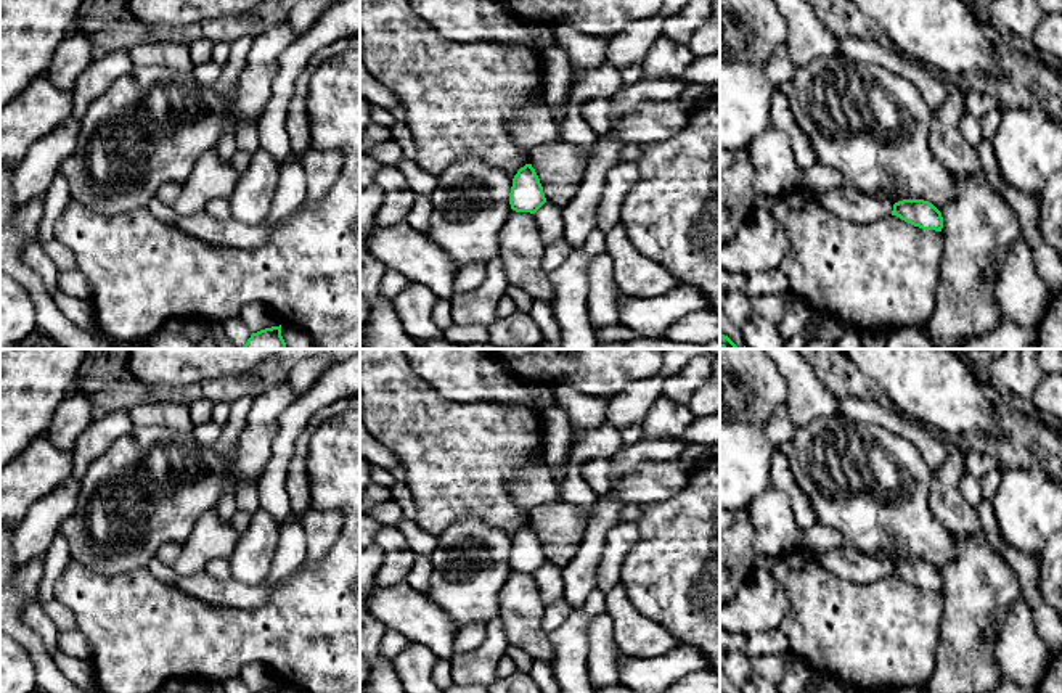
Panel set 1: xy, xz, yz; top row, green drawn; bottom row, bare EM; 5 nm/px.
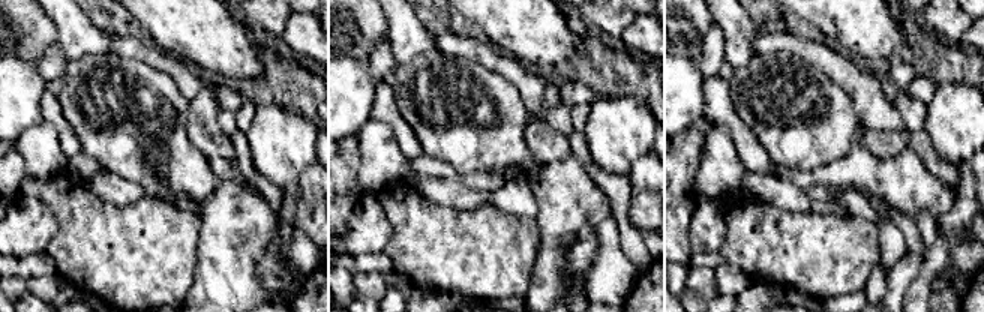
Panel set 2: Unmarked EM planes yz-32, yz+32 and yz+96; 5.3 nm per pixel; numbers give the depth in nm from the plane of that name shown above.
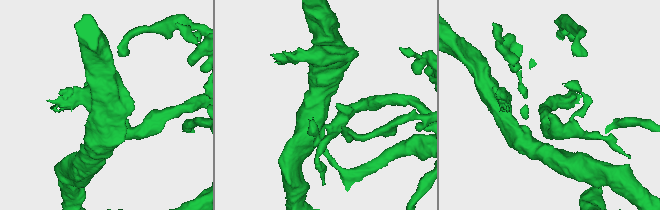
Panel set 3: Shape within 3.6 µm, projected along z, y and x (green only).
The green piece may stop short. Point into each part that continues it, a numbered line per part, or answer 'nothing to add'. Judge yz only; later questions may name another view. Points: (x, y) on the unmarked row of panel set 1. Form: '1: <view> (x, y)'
1: yz (850, 563)

